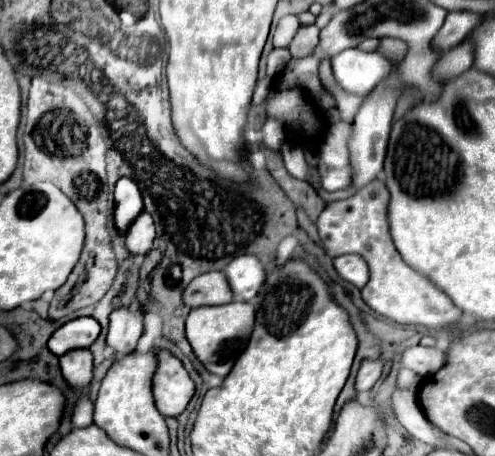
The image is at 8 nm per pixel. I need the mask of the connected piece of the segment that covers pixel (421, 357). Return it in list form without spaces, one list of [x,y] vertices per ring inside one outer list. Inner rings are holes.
[[[411,346],[403,352],[401,364],[411,368],[419,376],[429,376],[429,372],[439,372],[445,364],[445,350],[427,348],[427,346]]]

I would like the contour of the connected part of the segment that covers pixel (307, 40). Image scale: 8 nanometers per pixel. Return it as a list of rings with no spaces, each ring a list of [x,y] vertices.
[[[301,26],[295,34],[293,42],[289,44],[289,52],[293,58],[309,56],[319,42],[319,28],[317,26]]]

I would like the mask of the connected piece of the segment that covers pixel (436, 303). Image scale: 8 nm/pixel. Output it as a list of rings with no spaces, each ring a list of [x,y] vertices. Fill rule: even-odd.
[[[373,180],[361,188],[355,196],[339,202],[329,202],[321,216],[317,218],[319,238],[325,252],[335,258],[337,254],[359,254],[367,260],[371,278],[361,290],[365,304],[377,314],[403,324],[403,326],[425,326],[429,330],[453,328],[461,322],[463,312],[453,306],[453,302],[433,286],[425,276],[409,268],[401,254],[397,252],[391,232],[389,232],[389,192],[383,182]]]

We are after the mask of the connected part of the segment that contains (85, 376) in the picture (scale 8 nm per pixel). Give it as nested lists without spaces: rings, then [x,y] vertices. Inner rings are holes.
[[[89,348],[69,350],[59,358],[59,362],[61,362],[61,372],[71,386],[83,388],[89,384],[93,370],[93,354]]]

